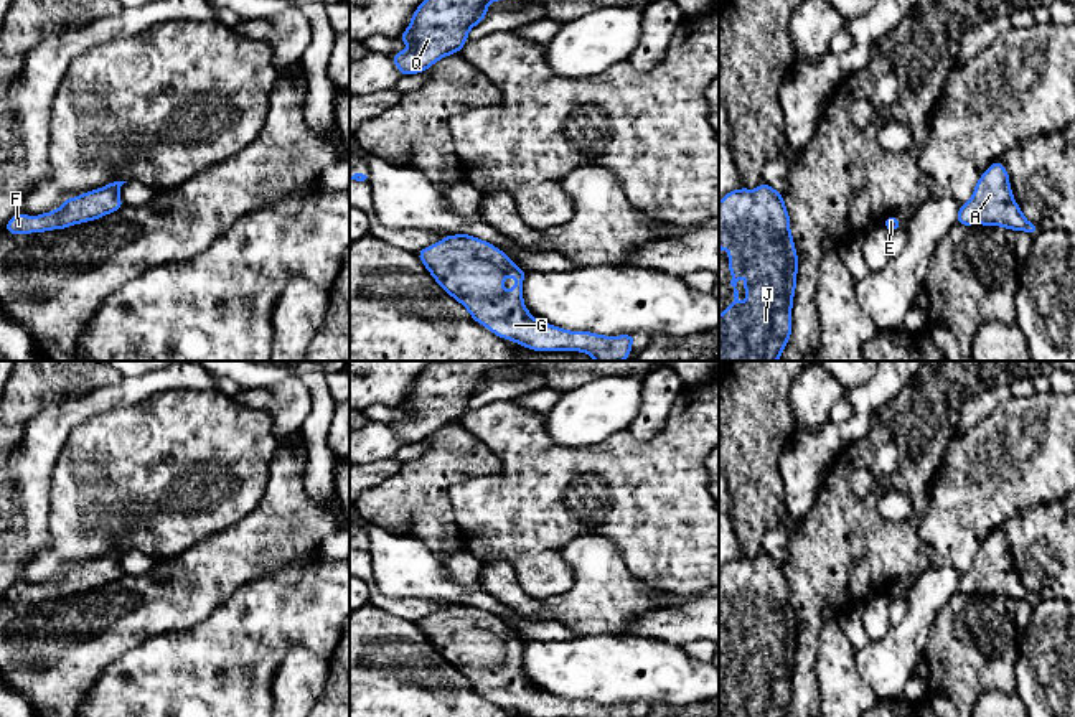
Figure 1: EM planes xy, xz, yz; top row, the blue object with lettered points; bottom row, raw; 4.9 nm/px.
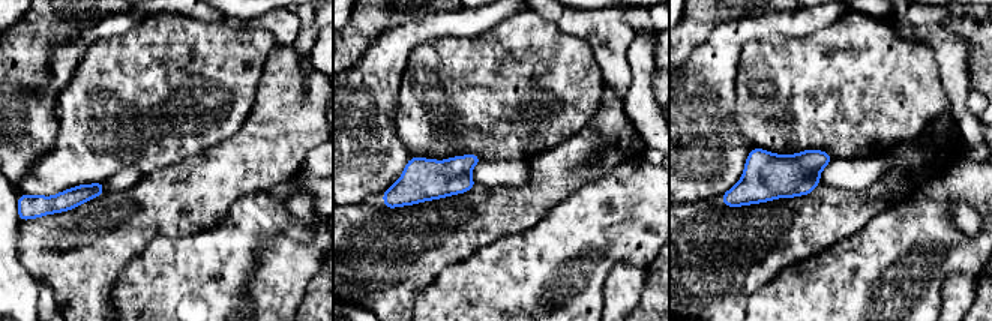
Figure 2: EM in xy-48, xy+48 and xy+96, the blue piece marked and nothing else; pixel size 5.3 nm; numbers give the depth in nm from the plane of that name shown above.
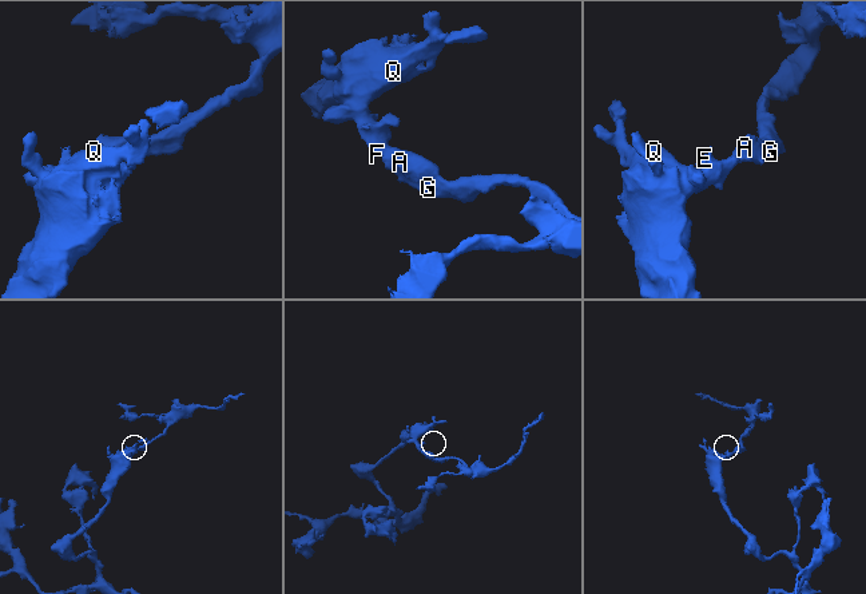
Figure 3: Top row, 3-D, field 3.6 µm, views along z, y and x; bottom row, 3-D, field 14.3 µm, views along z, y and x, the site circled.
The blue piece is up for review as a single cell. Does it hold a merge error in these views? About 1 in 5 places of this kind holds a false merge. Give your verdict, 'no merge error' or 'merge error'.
no merge error

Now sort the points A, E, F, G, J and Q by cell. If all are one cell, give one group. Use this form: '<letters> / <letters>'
A E F G J Q

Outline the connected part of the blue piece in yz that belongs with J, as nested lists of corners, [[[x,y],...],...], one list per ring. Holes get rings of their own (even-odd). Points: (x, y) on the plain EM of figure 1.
[[[762,552],[755,560],[742,557],[725,562],[719,572],[719,618],[729,620],[732,676],[719,686],[719,717],[785,717],[791,704],[791,674],[798,626],[790,602],[783,564]],[[739,643],[747,646],[747,671],[739,674]]]

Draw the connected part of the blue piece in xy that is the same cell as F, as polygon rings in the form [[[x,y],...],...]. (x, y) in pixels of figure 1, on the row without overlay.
[[[110,551],[107,555],[82,562],[81,565],[66,569],[53,582],[38,583],[35,587],[28,583],[18,583],[10,587],[5,598],[10,603],[30,603],[43,602],[49,598],[63,598],[77,592],[92,590],[102,587],[124,575],[119,567],[120,555],[127,551]]]

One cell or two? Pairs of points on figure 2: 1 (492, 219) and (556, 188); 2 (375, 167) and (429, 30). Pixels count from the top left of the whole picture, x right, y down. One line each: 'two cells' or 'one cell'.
1: one cell
2: one cell

